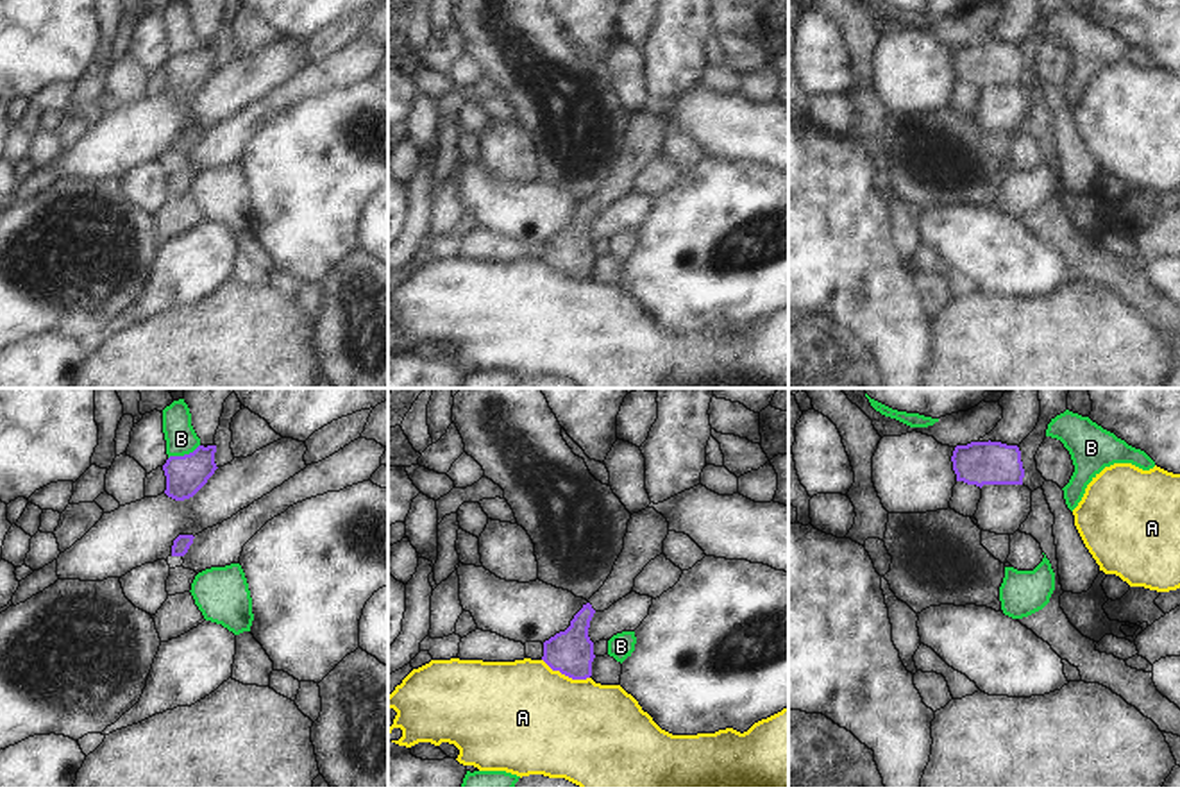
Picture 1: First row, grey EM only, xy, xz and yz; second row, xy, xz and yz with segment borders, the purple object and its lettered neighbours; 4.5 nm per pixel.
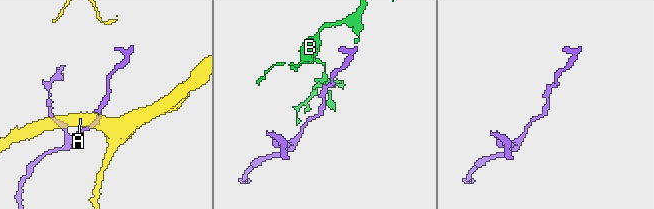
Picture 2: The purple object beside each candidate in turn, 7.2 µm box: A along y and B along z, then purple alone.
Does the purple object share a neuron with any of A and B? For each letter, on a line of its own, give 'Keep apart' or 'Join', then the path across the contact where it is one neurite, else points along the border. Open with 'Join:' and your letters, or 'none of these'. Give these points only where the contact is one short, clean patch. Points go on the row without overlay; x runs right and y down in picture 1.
Join: none of these
A: Keep apart. Boundary: xz (542, 258), (553, 269), (573, 278), (589, 278)
B: Keep apart. Boundary: xy (199, 43), (188, 52), (168, 58)

